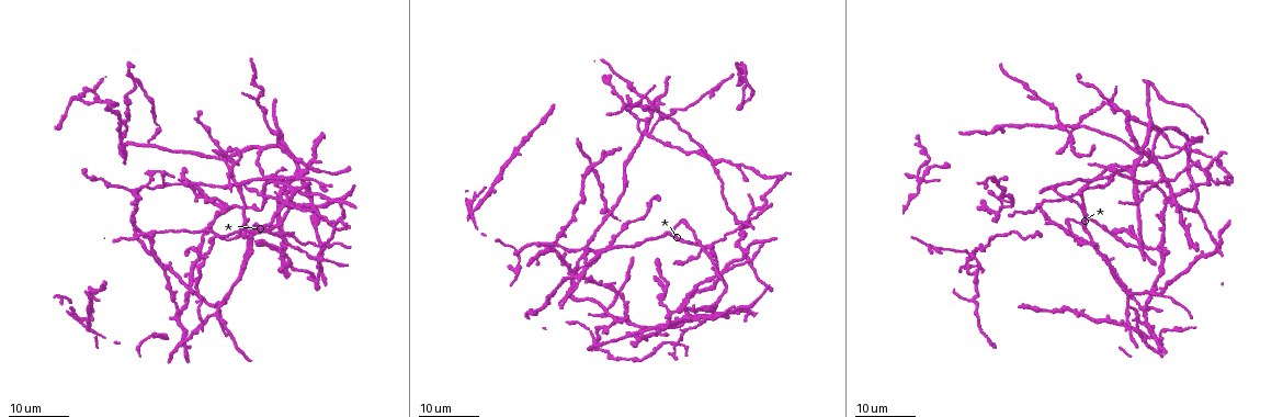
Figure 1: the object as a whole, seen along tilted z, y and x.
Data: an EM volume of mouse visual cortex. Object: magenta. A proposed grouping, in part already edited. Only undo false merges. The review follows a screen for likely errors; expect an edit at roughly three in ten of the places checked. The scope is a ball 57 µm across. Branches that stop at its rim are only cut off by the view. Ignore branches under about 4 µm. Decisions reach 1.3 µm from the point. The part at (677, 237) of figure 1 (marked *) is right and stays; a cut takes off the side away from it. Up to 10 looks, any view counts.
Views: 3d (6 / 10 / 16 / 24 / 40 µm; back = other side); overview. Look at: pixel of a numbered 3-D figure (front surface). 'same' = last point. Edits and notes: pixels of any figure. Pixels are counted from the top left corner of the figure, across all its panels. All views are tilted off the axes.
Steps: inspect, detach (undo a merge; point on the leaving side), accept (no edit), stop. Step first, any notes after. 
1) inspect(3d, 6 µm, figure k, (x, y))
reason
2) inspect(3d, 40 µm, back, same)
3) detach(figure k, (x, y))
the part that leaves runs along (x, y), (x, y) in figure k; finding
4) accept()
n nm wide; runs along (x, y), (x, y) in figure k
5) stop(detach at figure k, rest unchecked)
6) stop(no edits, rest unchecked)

inspect(3d, 16 µm, figure 1, (1157, 295))
arms part here

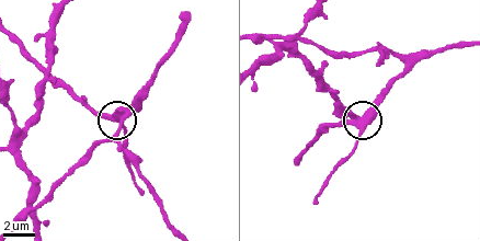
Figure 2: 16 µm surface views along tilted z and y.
inspect(3d, 10 µm, figure 2, (112, 118))

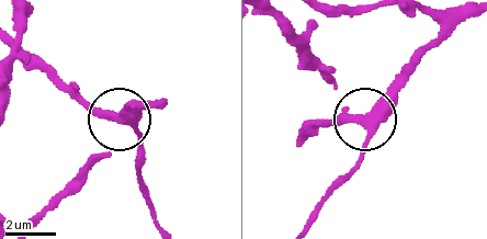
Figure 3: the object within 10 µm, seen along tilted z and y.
accept()
320 nm wide; runs along (465, 16), (427, 48), (365, 121), (365, 150), (348, 179) in figure 3; all the same neuron

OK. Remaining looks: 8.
inspect(3d, 24 µm, figure 1, (1146, 309))
four or more arms meet

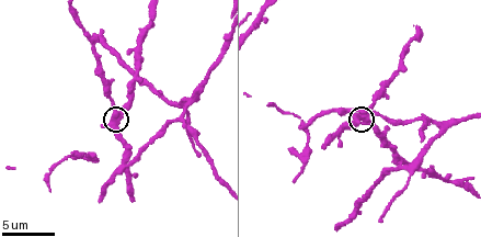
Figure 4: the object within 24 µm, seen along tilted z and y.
inspect(3d, 10 µm, figure 4, (363, 120))

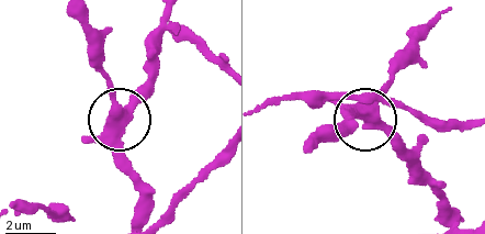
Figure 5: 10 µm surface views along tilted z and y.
accept()
430 nm wide; runs along (467, 121), (323, 104), (315, 131), (363, 112), (405, 159) in figure 5; continuous, no second neuron

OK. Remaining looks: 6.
inspect(3d, 16 µm, figure 1, (281, 223))

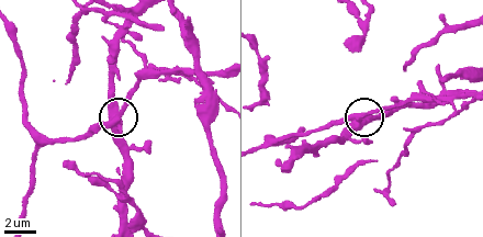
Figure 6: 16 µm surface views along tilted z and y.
inspect(3d, 6 µm, figure 6, (365, 113))
closer look

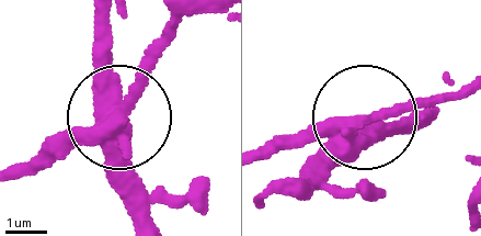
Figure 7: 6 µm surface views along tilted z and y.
accept()
runs along (109, 18), (103, 93), (118, 115), (150, 76), (173, 20) in figure 7; one neuron here

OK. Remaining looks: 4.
inspect(3d, 16 µm, figure 1, (287, 205))
small branch off a trunk

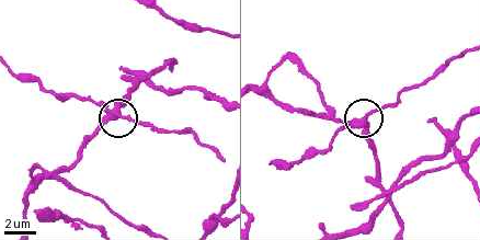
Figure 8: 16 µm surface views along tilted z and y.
inspect(3d, 10 µm, figure 8, (118, 112))

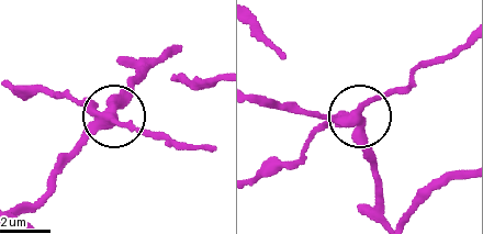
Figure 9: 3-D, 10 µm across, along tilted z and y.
inspect(3d, 6 µm, figure 9, (109, 114))

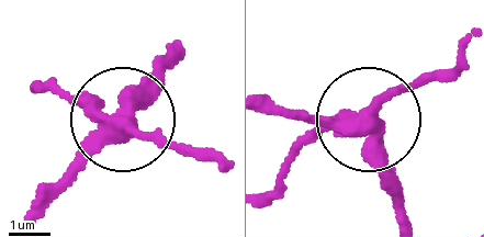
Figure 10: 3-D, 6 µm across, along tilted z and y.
detach(figure 10, (67, 97))
3 arms; two neurons meet here

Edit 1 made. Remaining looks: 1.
stop(detach at figure 10, rest unchecked)

